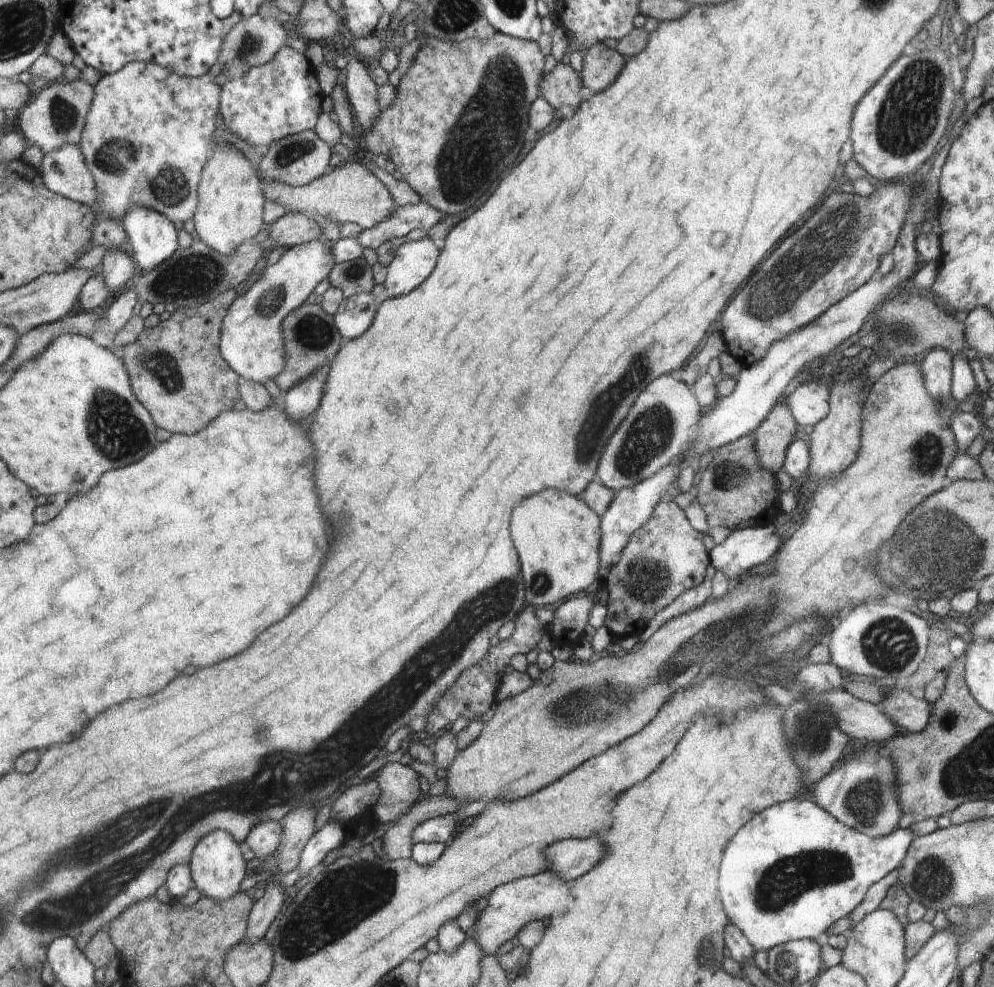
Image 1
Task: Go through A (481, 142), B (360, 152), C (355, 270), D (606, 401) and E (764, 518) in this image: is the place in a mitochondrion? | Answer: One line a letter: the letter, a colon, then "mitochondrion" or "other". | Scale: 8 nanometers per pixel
A: mitochondrion
B: other
C: mitochondrion
D: mitochondrion
E: other

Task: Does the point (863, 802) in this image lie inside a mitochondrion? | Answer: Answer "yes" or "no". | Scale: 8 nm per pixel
yes

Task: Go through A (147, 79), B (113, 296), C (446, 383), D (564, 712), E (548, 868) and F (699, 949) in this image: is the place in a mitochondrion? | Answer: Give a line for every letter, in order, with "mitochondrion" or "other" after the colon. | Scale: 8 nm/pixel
A: other
B: other
C: other
D: mitochondrion
E: other
F: mitochondrion

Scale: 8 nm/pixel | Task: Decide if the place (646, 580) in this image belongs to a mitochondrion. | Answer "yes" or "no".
yes

